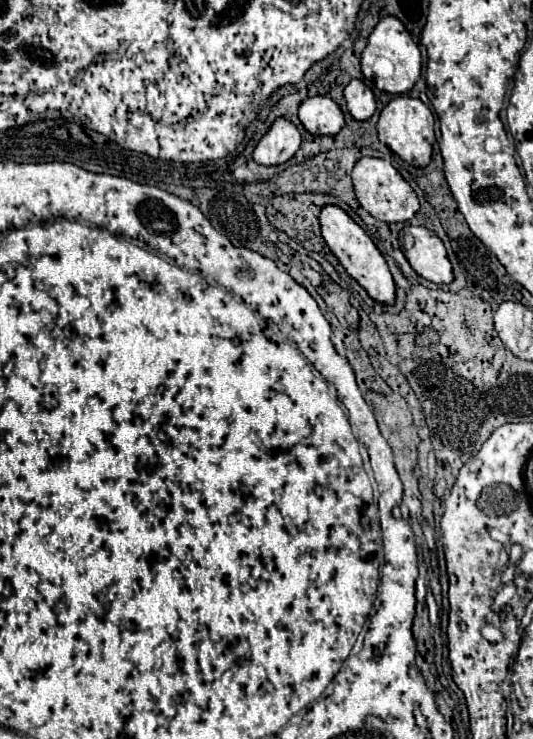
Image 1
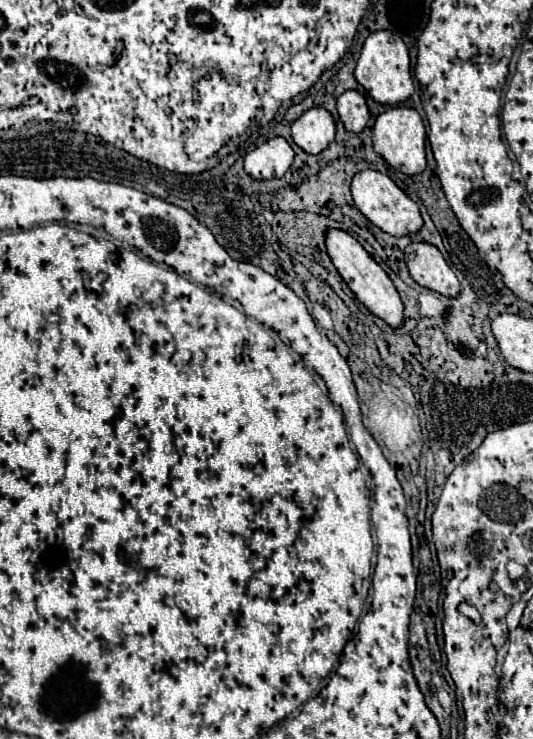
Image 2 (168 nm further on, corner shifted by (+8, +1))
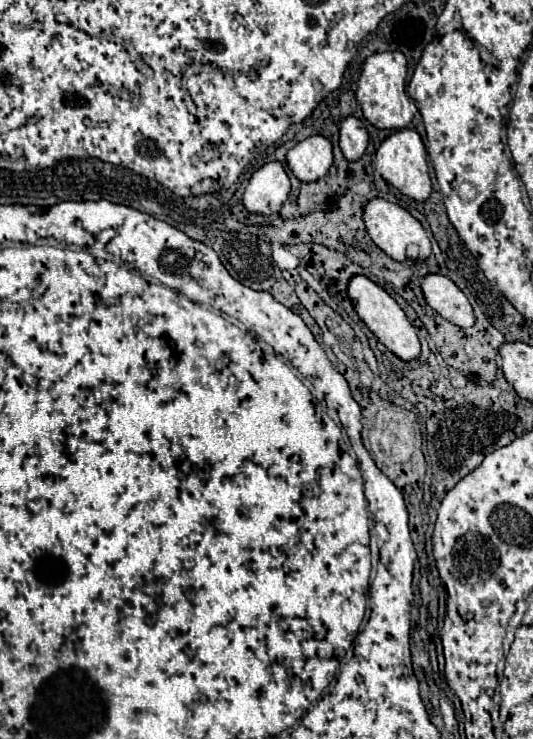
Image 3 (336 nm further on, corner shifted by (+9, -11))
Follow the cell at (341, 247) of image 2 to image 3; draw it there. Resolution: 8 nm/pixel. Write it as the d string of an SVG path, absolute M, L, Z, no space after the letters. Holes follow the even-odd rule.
M354 276L348 284L348 298L356 310L356 314L360 316L360 320L374 332L374 336L400 360L404 362L412 362L418 360L420 356L420 340L418 334L414 330L414 326L408 322L404 310L388 296L388 292L384 288L380 288L378 284L374 284L372 280L368 280L366 276Z

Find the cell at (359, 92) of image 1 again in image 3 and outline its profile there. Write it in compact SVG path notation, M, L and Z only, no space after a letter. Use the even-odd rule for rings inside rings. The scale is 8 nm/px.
M348 116L346 120L342 120L342 124L340 124L340 150L342 150L344 158L348 162L360 160L366 152L366 146L368 146L368 132L366 132L364 124L354 116Z

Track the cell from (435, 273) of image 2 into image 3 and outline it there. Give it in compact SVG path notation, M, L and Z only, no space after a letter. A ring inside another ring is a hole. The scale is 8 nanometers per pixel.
M428 274L422 280L422 292L428 306L432 306L448 322L460 328L474 326L476 318L468 298L450 278L442 274Z

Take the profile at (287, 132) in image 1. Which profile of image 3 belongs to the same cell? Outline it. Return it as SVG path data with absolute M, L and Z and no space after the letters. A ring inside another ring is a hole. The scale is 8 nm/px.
M270 162L256 170L242 196L242 206L250 214L276 214L290 194L290 180L280 162Z

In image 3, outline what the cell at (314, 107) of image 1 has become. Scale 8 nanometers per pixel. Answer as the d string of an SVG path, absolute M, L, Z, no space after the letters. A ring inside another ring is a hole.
M310 136L286 154L288 168L302 182L318 182L332 166L332 144L324 136Z

